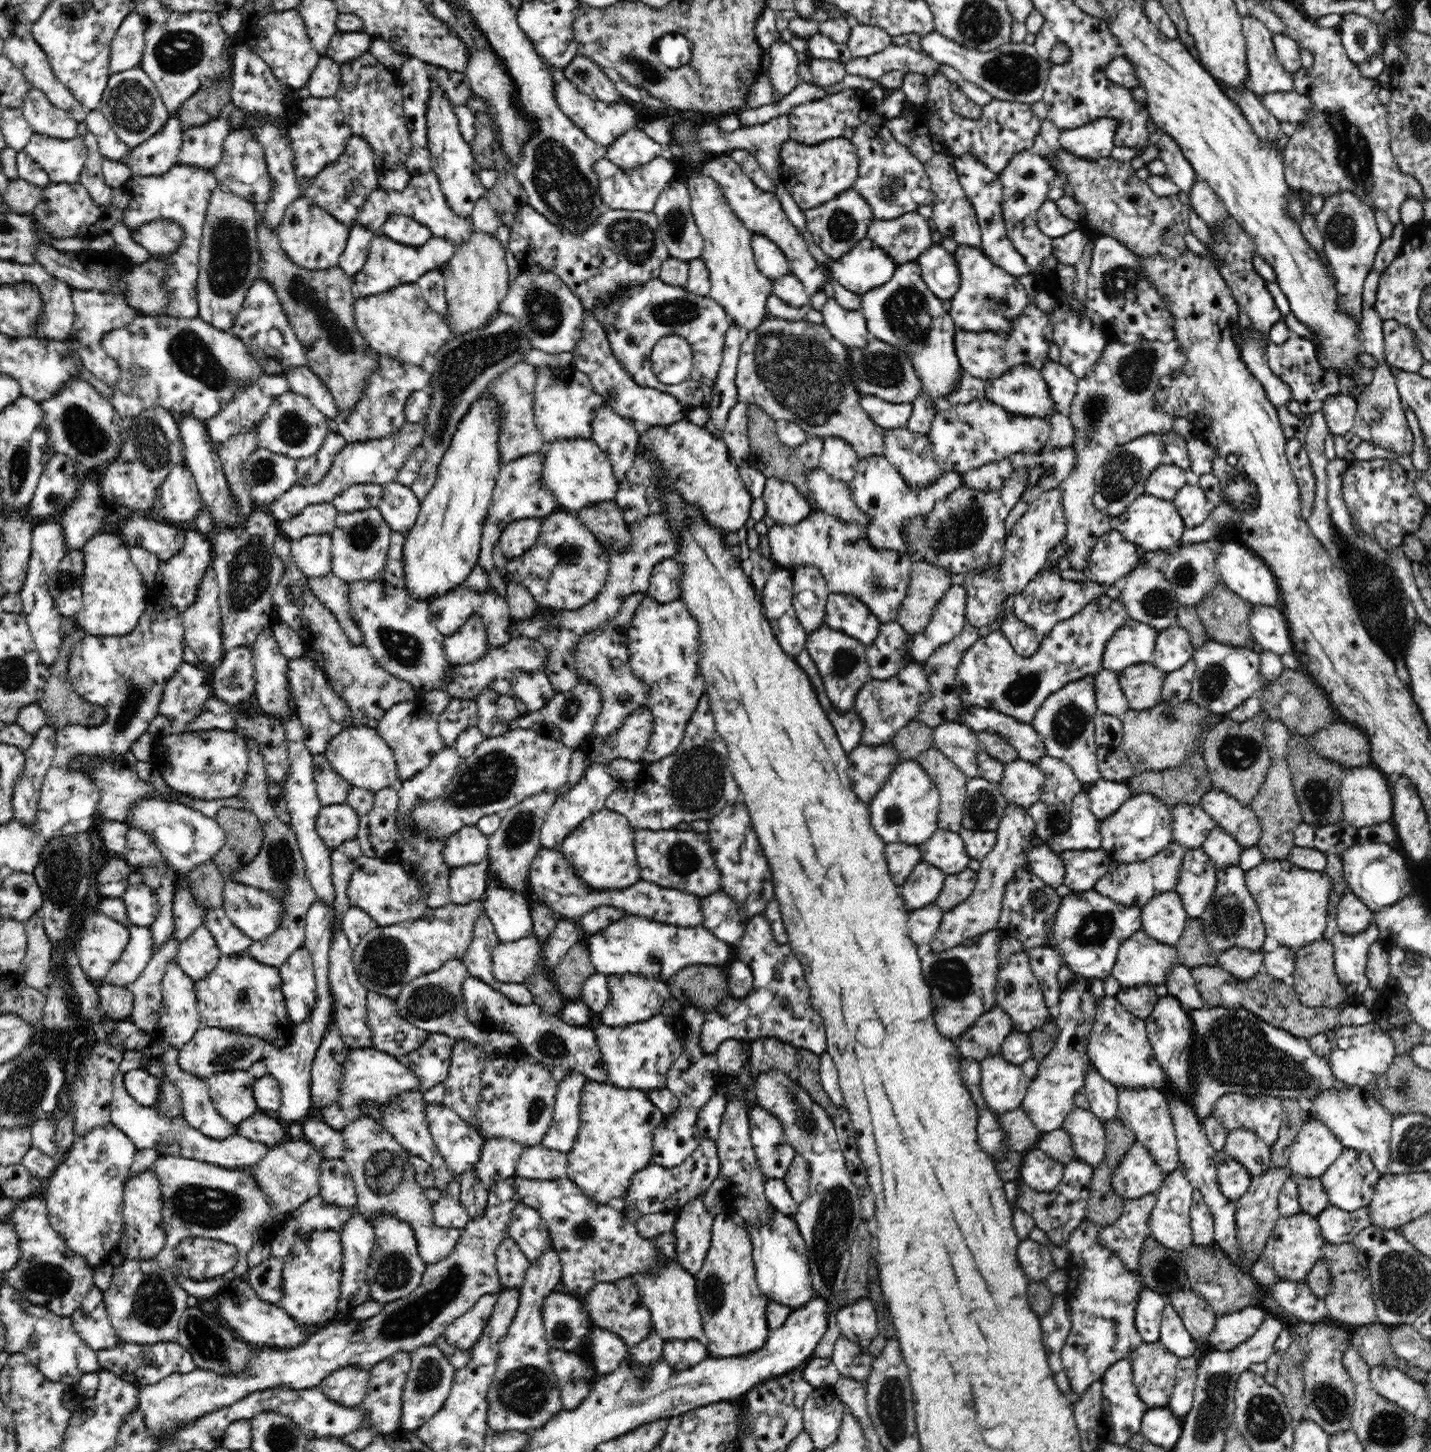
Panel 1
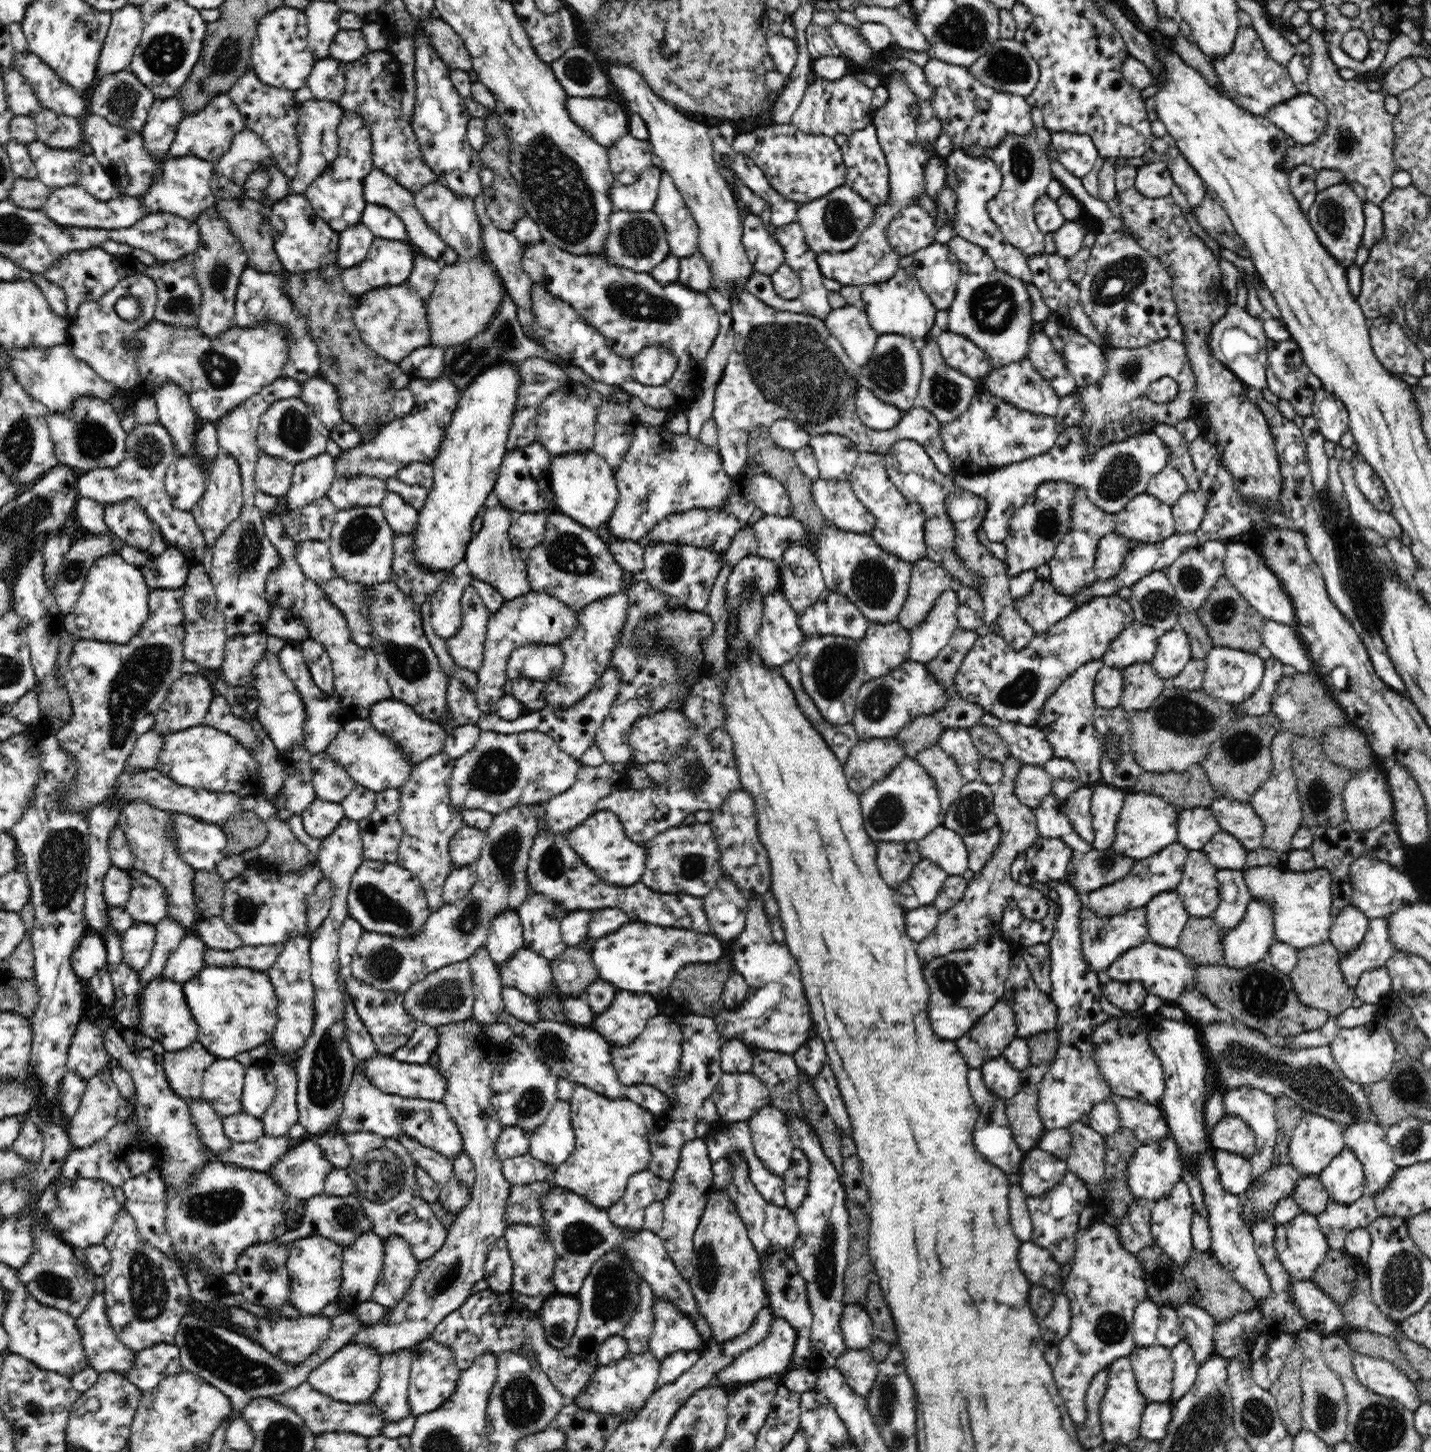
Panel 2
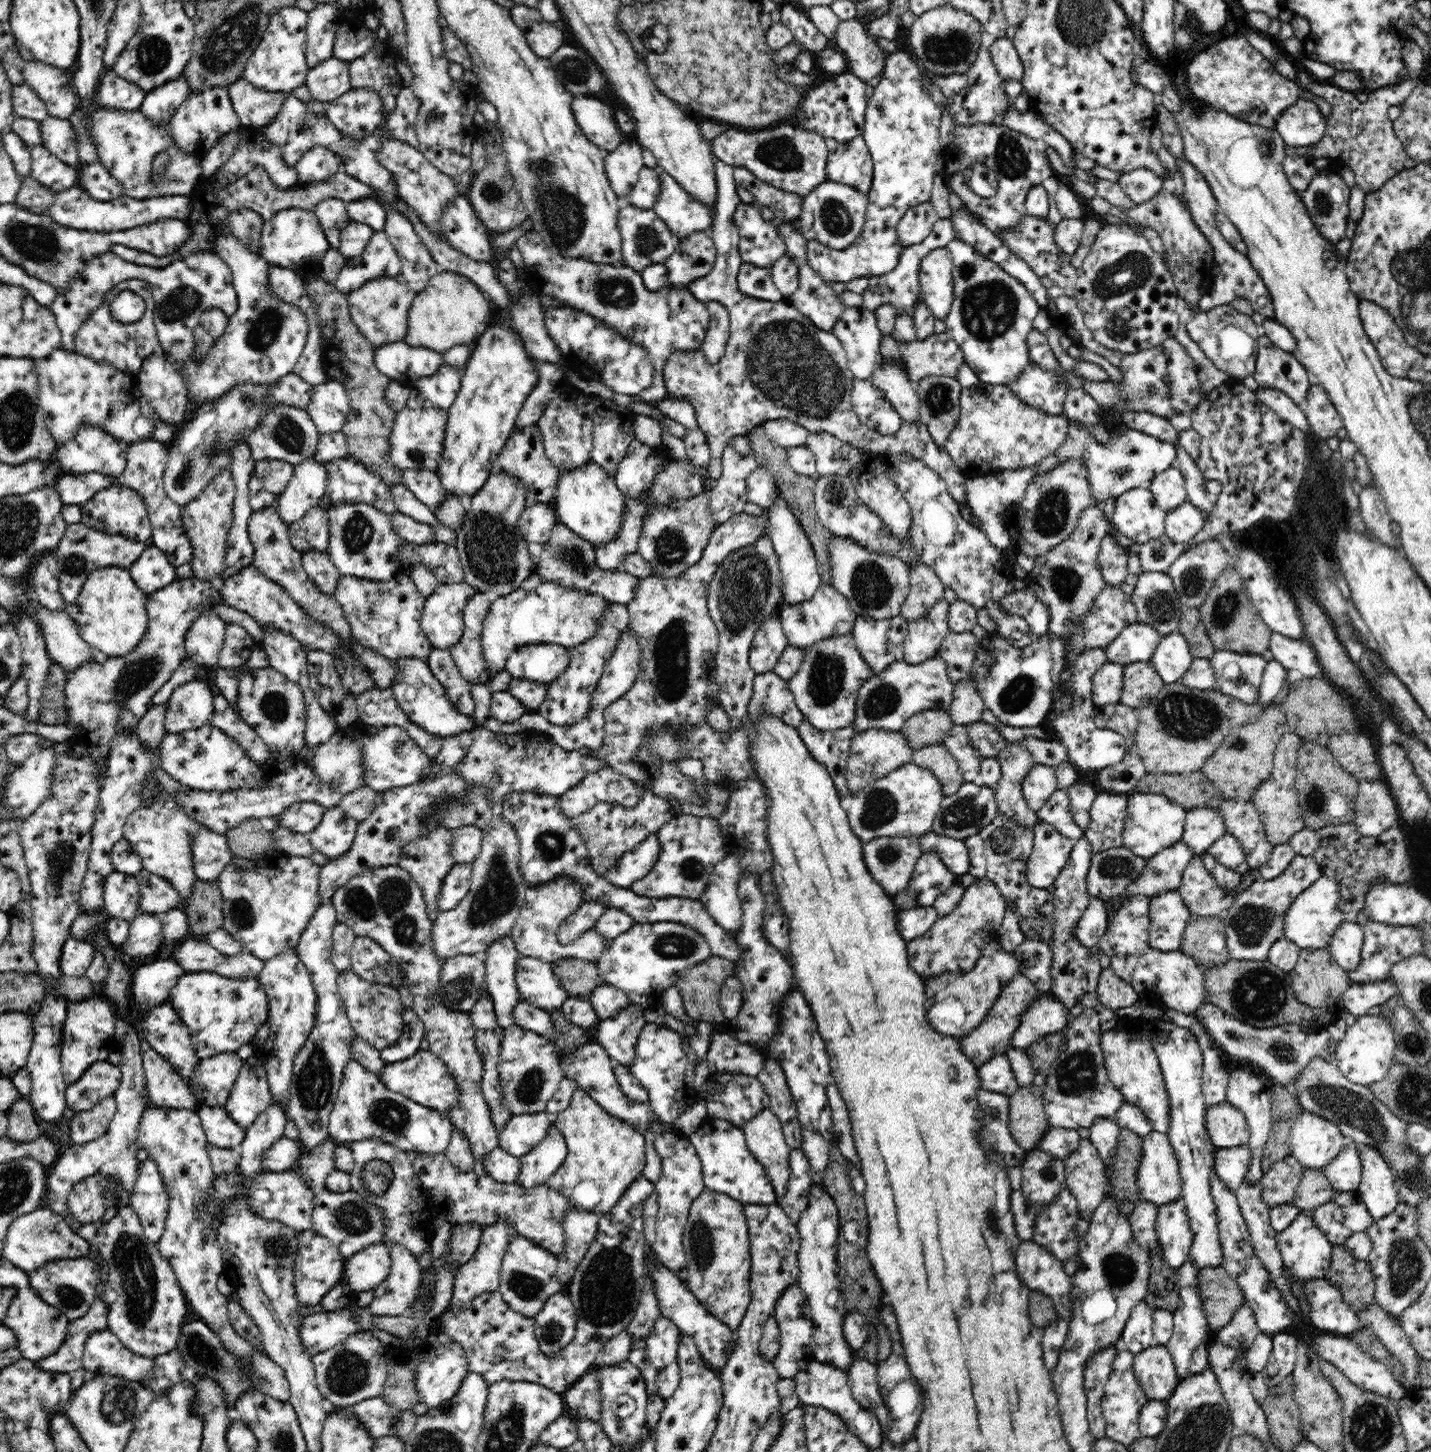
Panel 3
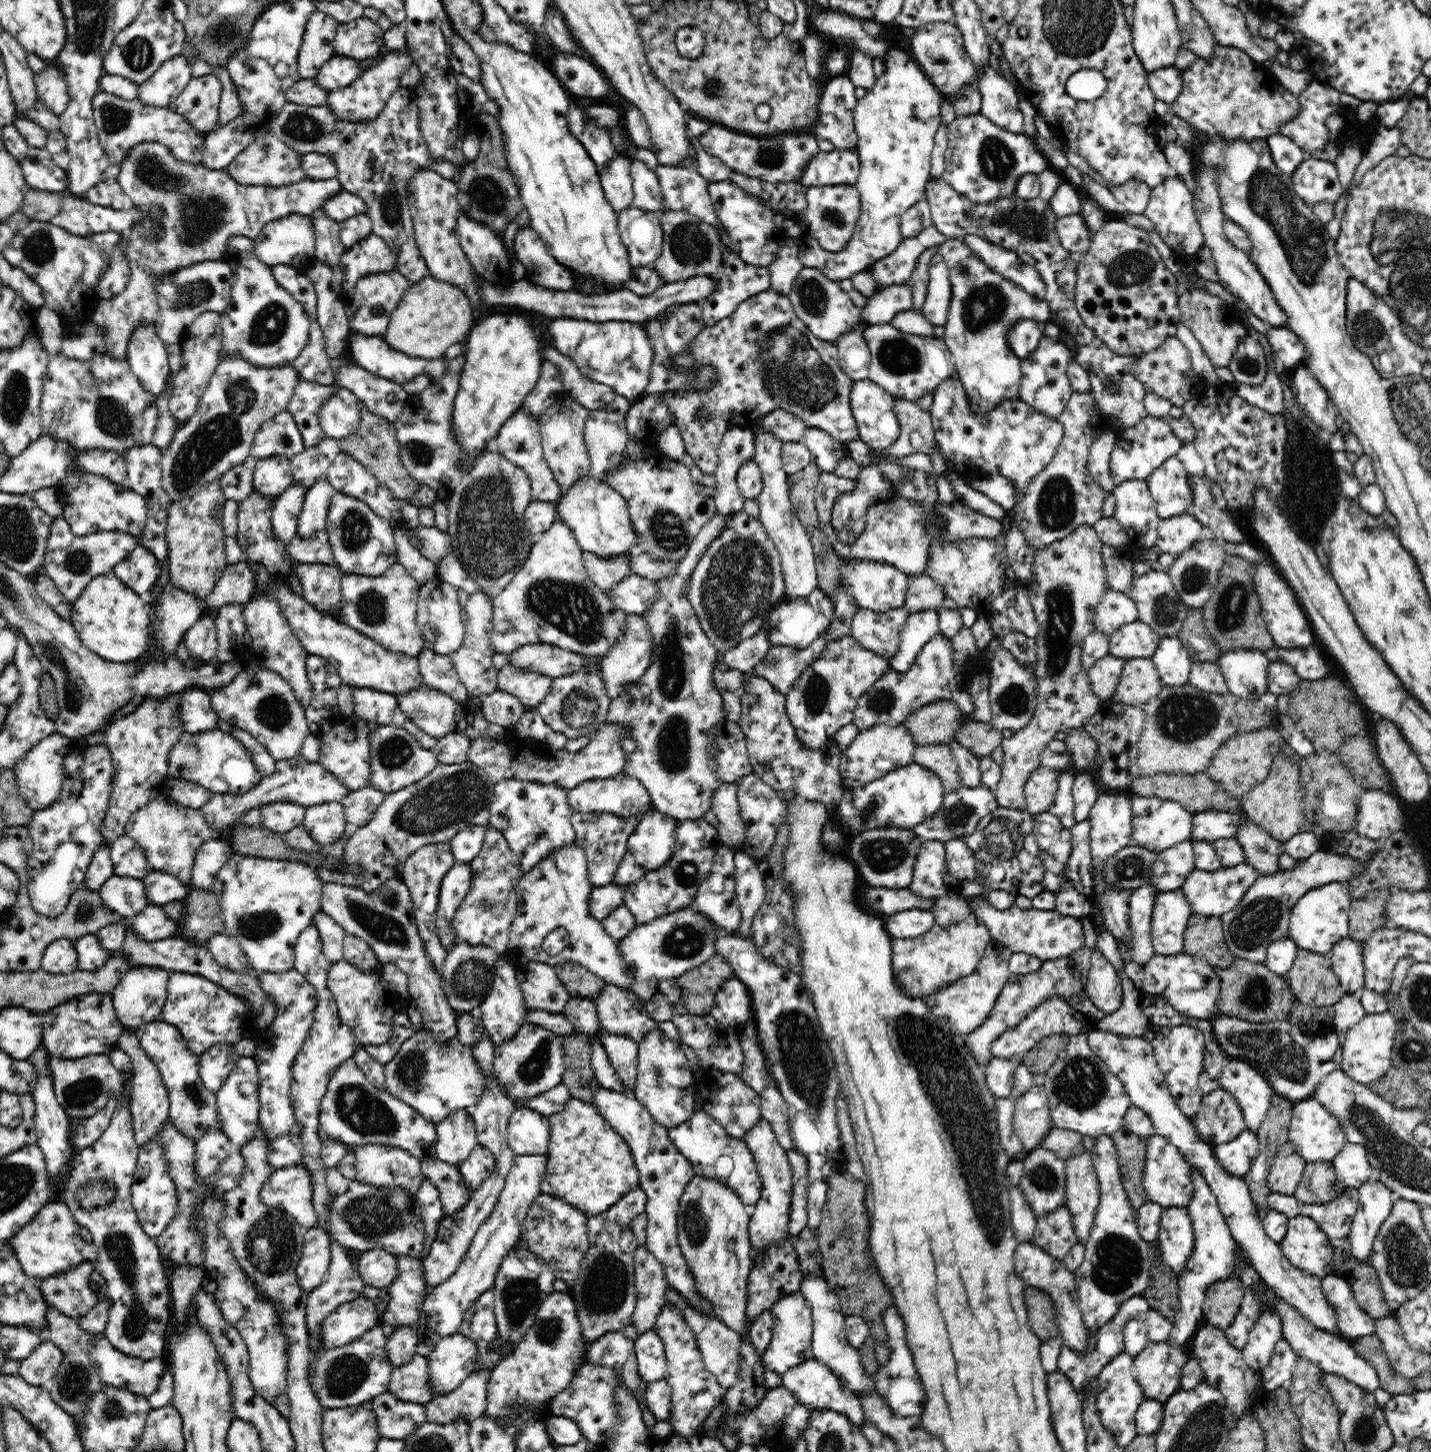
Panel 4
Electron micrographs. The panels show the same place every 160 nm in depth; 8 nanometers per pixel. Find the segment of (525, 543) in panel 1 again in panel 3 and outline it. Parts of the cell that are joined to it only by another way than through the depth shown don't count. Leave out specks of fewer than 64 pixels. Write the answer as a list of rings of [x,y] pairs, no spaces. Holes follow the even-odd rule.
[[[528,503],[519,520],[520,532],[528,542],[547,543],[557,525],[552,503]]]

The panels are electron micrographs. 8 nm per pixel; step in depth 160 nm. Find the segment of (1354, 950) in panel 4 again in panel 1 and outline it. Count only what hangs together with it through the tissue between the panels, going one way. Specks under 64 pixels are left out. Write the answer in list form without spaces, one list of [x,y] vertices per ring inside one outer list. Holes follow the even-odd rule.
[[[1352,892],[1344,894],[1337,908],[1338,930],[1346,935],[1364,932],[1373,922],[1373,912]]]

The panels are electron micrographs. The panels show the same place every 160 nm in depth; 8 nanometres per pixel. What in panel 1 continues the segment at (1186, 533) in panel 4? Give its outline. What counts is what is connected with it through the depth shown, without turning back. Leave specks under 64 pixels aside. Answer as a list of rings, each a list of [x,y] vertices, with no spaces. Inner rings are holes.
[[[1184,485],[1173,500],[1178,514],[1184,521],[1185,528],[1196,528],[1208,518],[1208,499],[1199,486]]]

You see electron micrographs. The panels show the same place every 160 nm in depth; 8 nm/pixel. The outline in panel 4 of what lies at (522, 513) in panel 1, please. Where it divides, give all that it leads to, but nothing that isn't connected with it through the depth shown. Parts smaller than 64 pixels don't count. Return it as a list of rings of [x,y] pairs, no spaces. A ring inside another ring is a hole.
[[[520,408],[515,414],[498,430],[498,434],[492,439],[490,449],[497,450],[510,462],[519,466],[531,480],[531,500],[540,502],[558,502],[562,495],[556,479],[552,476],[552,471],[548,468],[548,463],[543,455],[541,445],[541,427],[539,418],[528,415],[526,410]]]

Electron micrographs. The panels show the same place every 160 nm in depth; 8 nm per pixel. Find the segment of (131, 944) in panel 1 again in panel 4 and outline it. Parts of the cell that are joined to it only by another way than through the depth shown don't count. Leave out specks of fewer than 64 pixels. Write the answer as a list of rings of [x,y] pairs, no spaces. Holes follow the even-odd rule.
[[[148,904],[133,917],[131,929],[136,936],[148,941],[164,940],[174,937],[178,922],[172,920],[163,907]]]

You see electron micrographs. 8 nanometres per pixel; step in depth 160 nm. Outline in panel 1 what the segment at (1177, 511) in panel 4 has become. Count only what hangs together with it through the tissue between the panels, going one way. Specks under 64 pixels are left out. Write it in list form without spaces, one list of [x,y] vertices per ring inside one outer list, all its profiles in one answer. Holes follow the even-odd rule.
[[[1160,465],[1145,482],[1145,493],[1173,501],[1176,493],[1186,485],[1186,474],[1176,465]]]

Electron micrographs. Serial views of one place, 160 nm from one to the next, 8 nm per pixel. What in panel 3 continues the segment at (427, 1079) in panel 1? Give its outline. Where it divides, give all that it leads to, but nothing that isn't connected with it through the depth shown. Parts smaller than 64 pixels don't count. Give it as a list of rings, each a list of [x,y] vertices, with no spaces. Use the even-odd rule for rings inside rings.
[[[406,1008],[402,1012],[402,1018],[404,1021],[402,1034],[394,1044],[390,1044],[390,1046],[386,1046],[384,1050],[380,1051],[380,1058],[385,1063],[393,1063],[412,1056],[420,1048],[422,1038],[425,1038],[424,1025],[414,1009]]]

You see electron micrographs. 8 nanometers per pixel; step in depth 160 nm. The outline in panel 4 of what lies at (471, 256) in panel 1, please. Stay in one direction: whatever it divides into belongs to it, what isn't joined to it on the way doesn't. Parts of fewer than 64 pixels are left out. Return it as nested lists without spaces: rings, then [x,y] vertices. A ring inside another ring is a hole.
[[[426,278],[412,284],[402,294],[400,302],[388,318],[388,326],[382,339],[392,349],[410,358],[432,360],[444,356],[448,346],[464,343],[469,330],[475,325],[479,315],[470,307],[469,298],[456,286]]]

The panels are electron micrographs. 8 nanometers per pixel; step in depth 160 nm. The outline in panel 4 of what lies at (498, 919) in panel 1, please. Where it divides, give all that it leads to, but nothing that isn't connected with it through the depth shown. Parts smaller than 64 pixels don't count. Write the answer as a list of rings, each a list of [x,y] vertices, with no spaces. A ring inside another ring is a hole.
[[[506,958],[500,959],[495,968],[495,975],[491,989],[486,995],[484,1002],[481,1002],[480,1009],[482,1012],[481,1023],[484,1034],[492,1045],[498,1046],[506,1041],[511,1041],[520,1030],[520,1027],[527,1022],[527,1006],[523,997],[521,986],[517,979],[516,967],[510,965]]]

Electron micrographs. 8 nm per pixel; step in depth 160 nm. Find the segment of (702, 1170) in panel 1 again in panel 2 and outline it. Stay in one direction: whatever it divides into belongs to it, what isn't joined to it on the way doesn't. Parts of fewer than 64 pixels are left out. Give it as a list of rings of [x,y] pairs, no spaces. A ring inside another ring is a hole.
[[[641,1171],[628,1180],[624,1196],[608,1208],[608,1219],[623,1232],[644,1230],[644,1214],[648,1204],[662,1201],[668,1196],[670,1182],[655,1176],[651,1171]]]

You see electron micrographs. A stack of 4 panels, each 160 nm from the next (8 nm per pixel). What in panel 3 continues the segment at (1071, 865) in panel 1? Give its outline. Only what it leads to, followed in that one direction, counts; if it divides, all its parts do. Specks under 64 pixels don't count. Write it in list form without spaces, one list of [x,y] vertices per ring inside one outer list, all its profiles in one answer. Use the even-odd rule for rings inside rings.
[[[1124,846],[1092,855],[1087,889],[1092,897],[1101,898],[1105,904],[1106,931],[1125,898],[1128,886],[1142,874],[1146,861]]]

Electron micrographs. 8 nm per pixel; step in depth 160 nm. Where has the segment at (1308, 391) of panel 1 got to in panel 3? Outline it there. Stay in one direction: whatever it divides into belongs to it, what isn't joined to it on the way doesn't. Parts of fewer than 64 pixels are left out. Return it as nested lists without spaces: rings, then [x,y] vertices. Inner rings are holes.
[[[1261,334],[1255,342],[1255,359],[1257,363],[1250,375],[1258,387],[1277,388],[1303,406],[1311,382],[1306,369],[1292,353],[1284,353],[1266,335]]]

